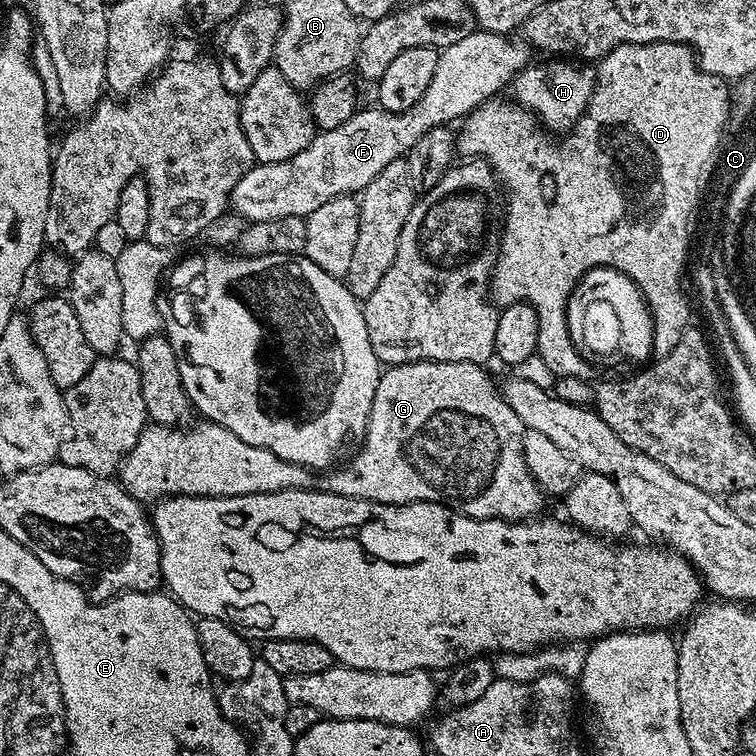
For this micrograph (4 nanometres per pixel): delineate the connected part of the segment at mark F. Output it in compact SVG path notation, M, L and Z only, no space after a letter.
M475 30L468 37L462 38L460 42L454 42L453 45L440 52L438 67L434 70L434 78L430 78L430 86L426 86L426 94L422 94L422 98L418 98L418 102L414 102L414 106L410 106L410 110L387 112L386 109L379 106L361 107L337 129L319 131L310 146L306 150L300 151L294 158L282 163L253 165L253 168L239 180L232 191L230 204L233 211L251 223L294 216L307 218L310 213L330 199L338 199L340 196L351 197L353 194L363 192L365 186L374 182L374 178L378 178L378 174L382 174L382 170L386 170L386 166L390 166L390 162L407 157L414 142L418 142L418 138L422 138L422 134L426 134L426 130L451 125L453 123L451 120L463 121L468 113L475 110L479 104L499 97L503 93L500 91L503 88L505 91L515 80L517 74L523 68L529 67L529 45L519 39L517 39L518 41L512 39L516 38Z

